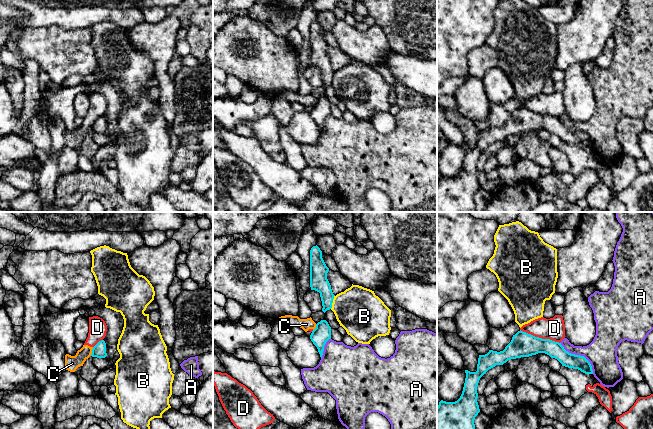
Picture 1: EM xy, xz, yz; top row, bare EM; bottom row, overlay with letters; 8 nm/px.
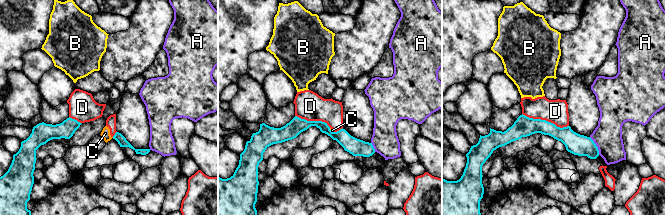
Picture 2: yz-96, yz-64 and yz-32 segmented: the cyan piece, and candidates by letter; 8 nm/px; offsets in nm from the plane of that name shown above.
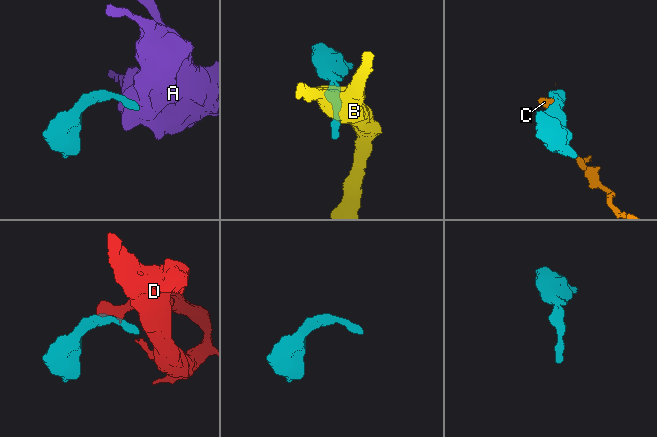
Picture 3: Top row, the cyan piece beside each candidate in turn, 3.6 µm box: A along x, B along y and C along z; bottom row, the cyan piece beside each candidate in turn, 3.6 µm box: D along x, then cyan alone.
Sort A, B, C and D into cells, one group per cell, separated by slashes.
A / B / C D

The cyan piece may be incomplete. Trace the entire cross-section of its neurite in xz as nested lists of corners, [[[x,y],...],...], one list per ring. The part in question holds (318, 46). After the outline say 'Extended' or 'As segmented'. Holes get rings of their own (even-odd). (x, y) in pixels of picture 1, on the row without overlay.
[[[316,21],[310,26],[310,63],[320,69],[322,77],[322,87],[325,89],[332,84],[334,70],[327,55],[329,44],[326,42],[322,27]]]. As segmented

